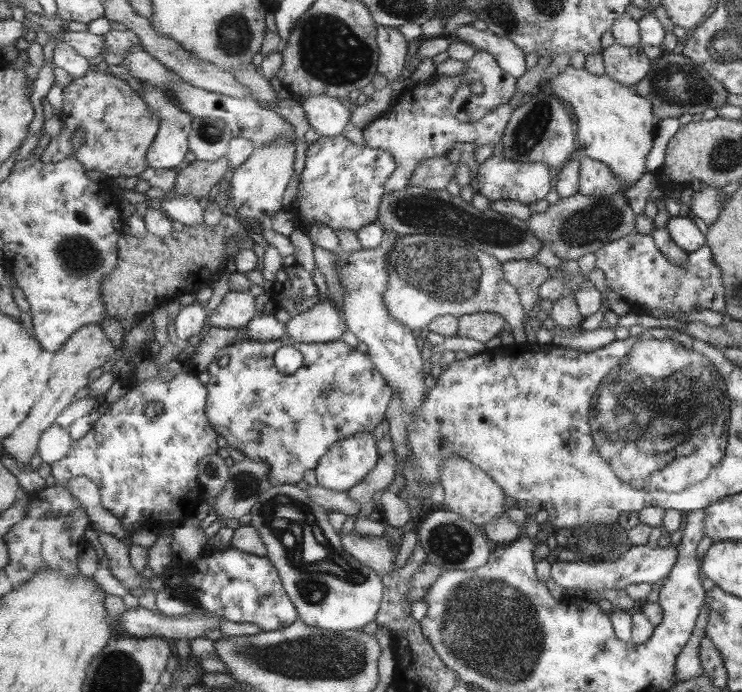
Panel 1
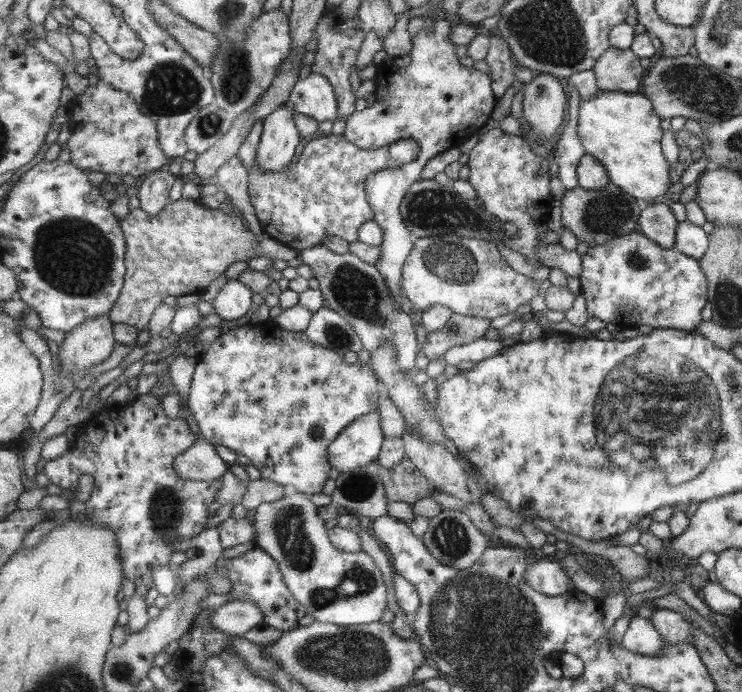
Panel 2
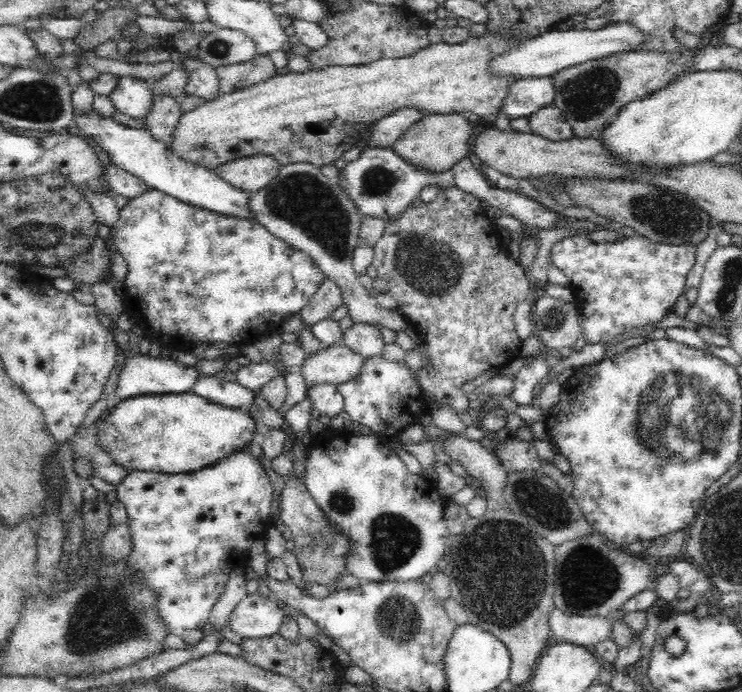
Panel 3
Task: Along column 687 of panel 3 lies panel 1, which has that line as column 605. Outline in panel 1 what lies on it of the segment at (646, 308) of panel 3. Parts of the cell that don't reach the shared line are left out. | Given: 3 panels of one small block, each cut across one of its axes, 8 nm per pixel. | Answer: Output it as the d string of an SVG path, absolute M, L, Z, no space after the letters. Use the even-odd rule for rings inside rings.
M629 234L621 240L605 244L595 252L595 268L601 270L607 288L621 296L633 314L647 314L647 310L661 310L665 314L687 314L699 310L725 312L725 288L721 270L713 260L709 246L687 254L687 260L673 264L655 246L655 240L645 234Z

